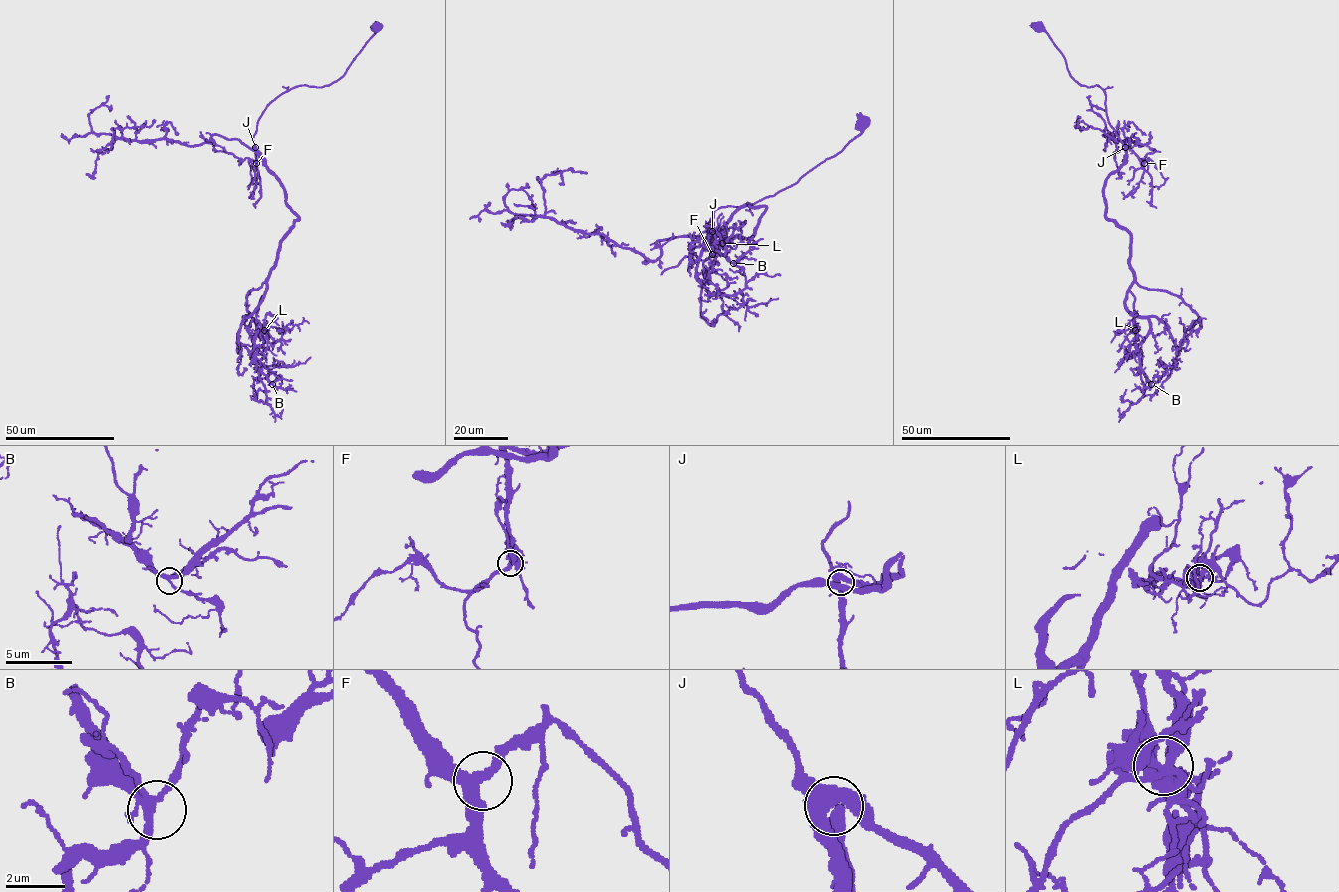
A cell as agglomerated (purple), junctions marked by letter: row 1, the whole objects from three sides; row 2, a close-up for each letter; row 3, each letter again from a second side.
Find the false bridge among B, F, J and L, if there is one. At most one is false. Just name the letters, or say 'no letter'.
L

